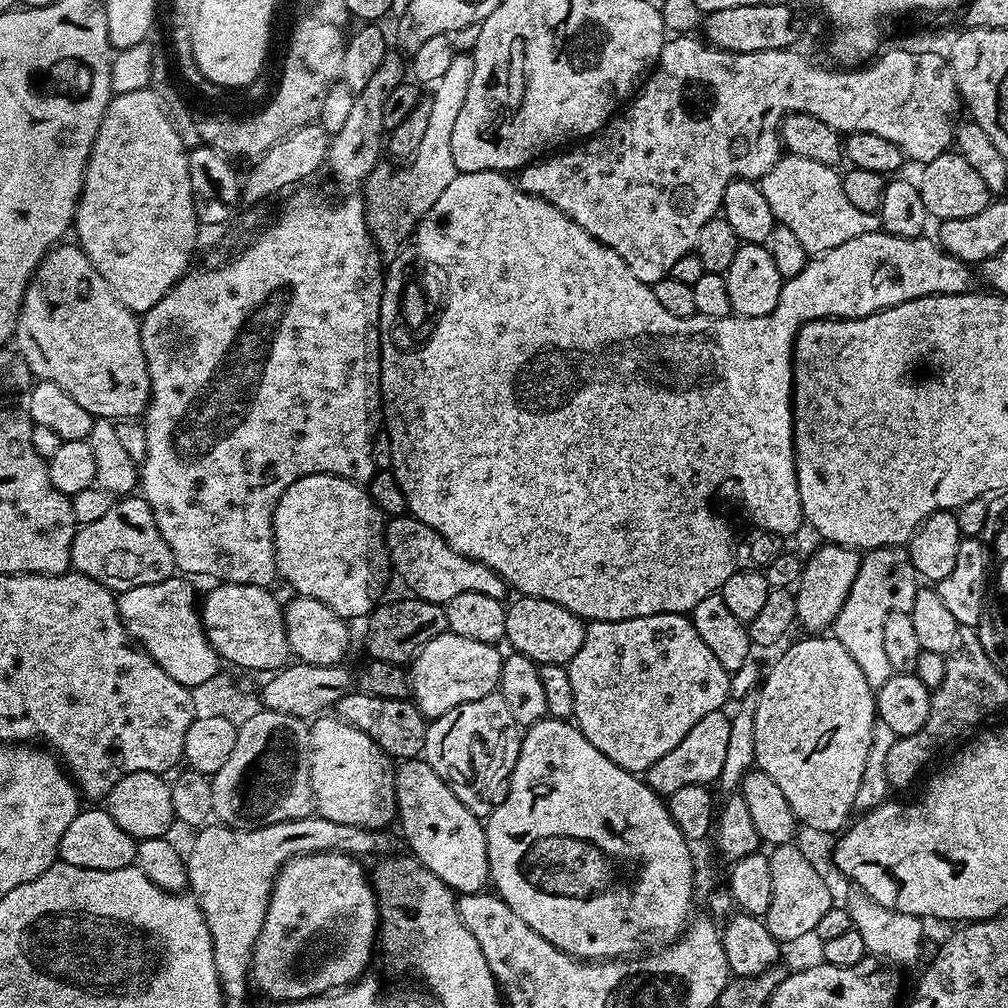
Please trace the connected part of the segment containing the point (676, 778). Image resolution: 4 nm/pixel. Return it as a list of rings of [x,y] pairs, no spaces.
[[[727,711],[706,714],[694,726],[690,726],[690,734],[670,750],[670,754],[662,754],[654,766],[650,766],[646,773],[646,783],[660,795],[667,798],[674,794],[674,790],[682,790],[682,786],[708,786],[719,781],[722,766],[726,766],[726,750],[730,747],[730,726],[732,716]]]

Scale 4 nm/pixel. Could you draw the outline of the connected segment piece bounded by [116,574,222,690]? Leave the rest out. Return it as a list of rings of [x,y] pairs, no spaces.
[[[174,574],[162,582],[134,586],[121,592],[116,601],[129,637],[148,652],[174,682],[189,690],[210,682],[222,668],[222,661],[208,640],[204,621],[200,618],[198,596],[196,600],[191,583],[191,579]]]

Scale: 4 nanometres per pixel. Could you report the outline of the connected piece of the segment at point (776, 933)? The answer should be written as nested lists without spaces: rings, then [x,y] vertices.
[[[795,843],[778,844],[771,849],[770,878],[774,894],[770,898],[770,910],[762,917],[770,934],[779,942],[800,940],[803,936],[811,937],[818,922],[826,910],[834,907],[832,892],[824,881],[824,876],[808,861],[808,856]]]

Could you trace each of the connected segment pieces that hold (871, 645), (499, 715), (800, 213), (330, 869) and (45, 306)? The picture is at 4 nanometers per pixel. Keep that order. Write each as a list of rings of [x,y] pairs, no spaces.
[[[907,547],[873,548],[865,551],[858,578],[854,578],[854,586],[850,586],[850,594],[838,618],[832,623],[831,635],[835,636],[838,642],[842,642],[842,646],[846,646],[846,654],[850,654],[854,662],[858,662],[858,670],[866,674],[866,682],[870,682],[874,690],[894,675],[882,643],[886,618],[892,612],[911,612],[917,587],[916,568]]]
[[[499,691],[486,694],[486,698],[474,698],[474,702],[462,702],[462,706],[454,706],[446,714],[442,714],[437,720],[429,723],[424,739],[424,751],[422,758],[432,767],[434,774],[458,794],[458,802],[470,810],[470,814],[487,818],[498,796],[492,791],[507,781],[516,759],[520,753],[521,725],[517,724],[514,714],[510,714],[510,706],[506,706],[506,698],[500,696]]]
[[[784,154],[758,181],[762,194],[766,194],[766,202],[770,202],[770,210],[774,210],[777,225],[789,227],[810,254],[834,250],[834,246],[842,246],[842,242],[850,242],[850,238],[882,228],[876,212],[858,210],[858,206],[853,206],[850,198],[846,198],[844,181],[836,171],[830,164]]]
[[[311,852],[305,856],[295,856],[286,861],[280,867],[280,873],[276,881],[272,883],[272,893],[268,899],[266,918],[262,922],[262,930],[256,939],[256,945],[252,948],[251,979],[269,996],[273,1002],[282,1000],[309,1000],[311,996],[326,996],[337,990],[343,990],[359,981],[365,975],[368,963],[372,960],[372,947],[378,944],[378,929],[380,926],[380,908],[376,904],[376,891],[372,888],[372,882],[366,868],[361,861],[354,856],[347,856],[344,852]]]
[[[61,242],[52,247],[28,279],[16,323],[15,347],[37,381],[49,380],[62,386],[62,390],[66,390],[66,394],[70,394],[70,398],[74,398],[74,402],[78,402],[78,406],[93,418],[101,416],[107,420],[128,422],[143,417],[152,391],[150,374],[146,370],[146,354],[142,354],[137,313],[131,312],[112,293],[88,255],[75,243],[68,243]]]

